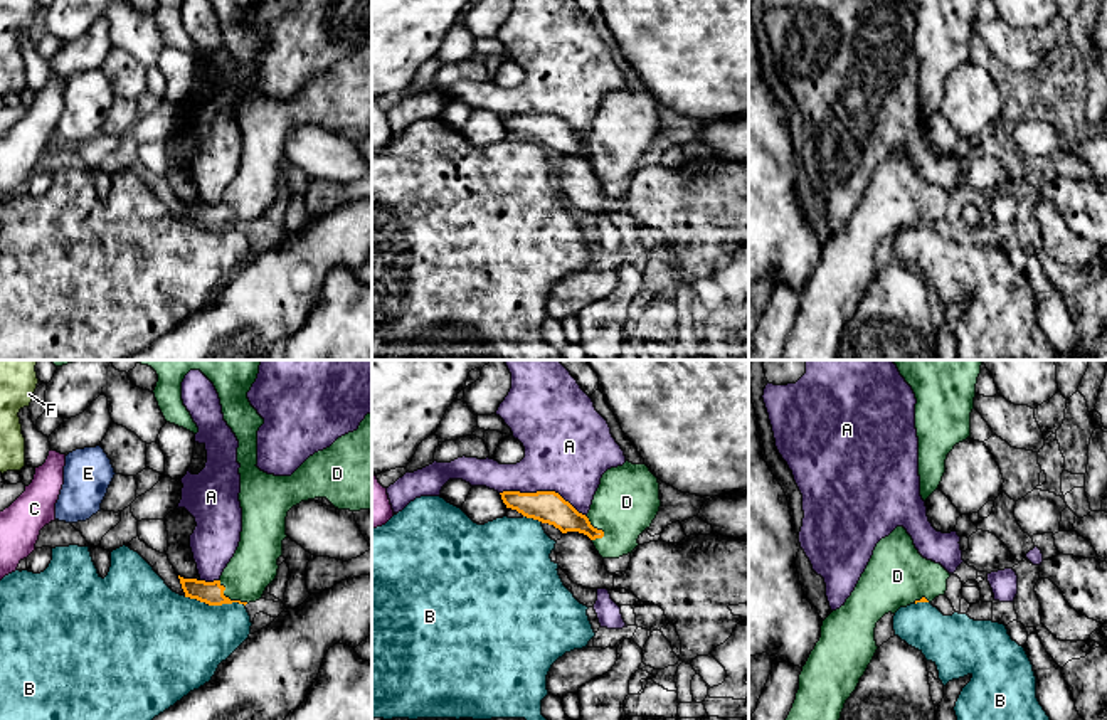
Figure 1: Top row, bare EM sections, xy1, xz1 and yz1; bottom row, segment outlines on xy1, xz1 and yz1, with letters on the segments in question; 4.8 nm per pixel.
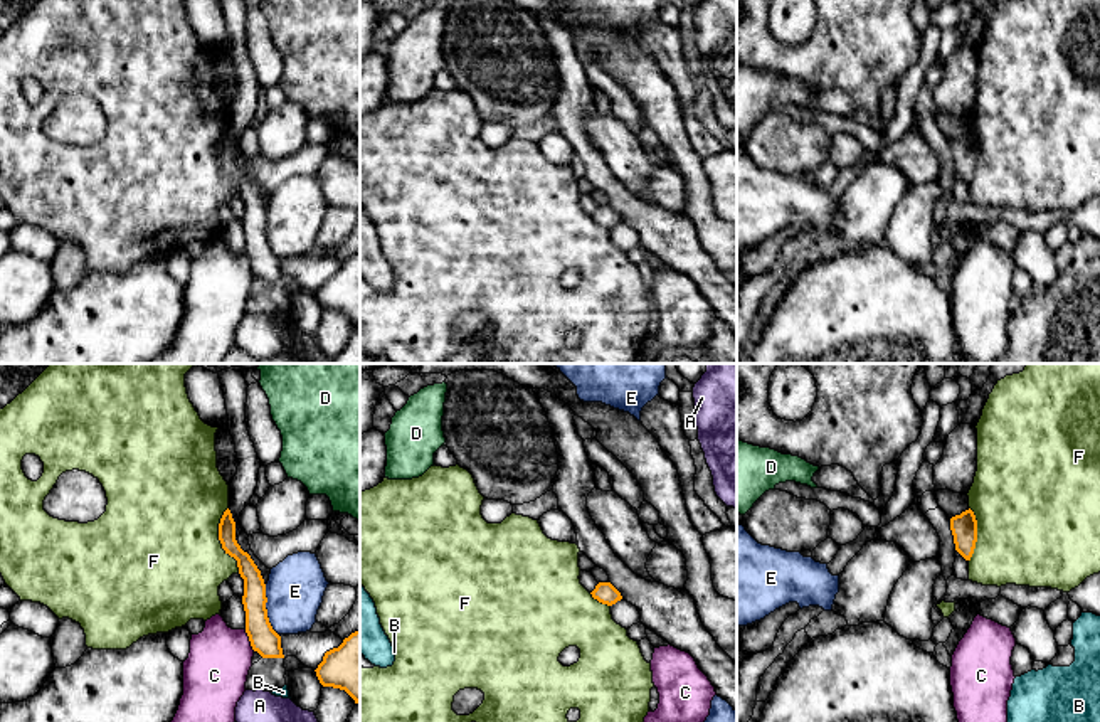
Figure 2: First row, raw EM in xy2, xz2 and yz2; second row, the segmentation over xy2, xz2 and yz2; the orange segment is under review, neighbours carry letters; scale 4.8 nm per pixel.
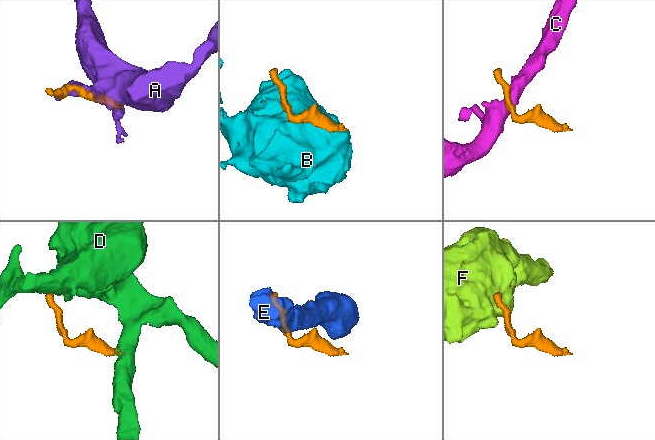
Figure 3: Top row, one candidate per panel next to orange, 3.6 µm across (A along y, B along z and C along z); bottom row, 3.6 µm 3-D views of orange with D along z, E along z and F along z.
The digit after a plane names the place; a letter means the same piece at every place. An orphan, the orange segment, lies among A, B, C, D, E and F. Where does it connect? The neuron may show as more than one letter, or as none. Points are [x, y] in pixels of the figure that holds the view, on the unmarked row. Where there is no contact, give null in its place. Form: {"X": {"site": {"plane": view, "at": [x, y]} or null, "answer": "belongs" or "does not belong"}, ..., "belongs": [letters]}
{"A": {"site": {"plane": "xz1", "at": [544, 115]}, "answer": "does not belong"}, "B": {"site": {"plane": "xy1", "at": [214, 227]}, "answer": "does not belong"}, "C": {"site": {"plane": "xy2", "at": [249, 263]}, "answer": "does not belong"}, "D": {"site": {"plane": "xy1", "at": [227, 221]}, "answer": "belongs"}, "E": {"site": {"plane": "xy2", "at": [266, 233]}, "answer": "does not belong"}, "F": {"site": {"plane": "xy2", "at": [219, 162]}, "answer": "does not belong"}, "belongs": ["D"]}

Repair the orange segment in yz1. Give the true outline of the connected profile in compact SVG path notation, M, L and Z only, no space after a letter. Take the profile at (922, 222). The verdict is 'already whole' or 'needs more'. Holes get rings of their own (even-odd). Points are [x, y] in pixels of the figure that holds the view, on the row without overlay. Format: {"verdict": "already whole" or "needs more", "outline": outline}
{"verdict": "needs more", "outline": "M903 150L882 161L846 225L833 234L821 249L821 261L799 298L799 313L779 360L838 360L846 323L856 313L878 269L877 246L888 236L917 225L932 225L947 214L951 197L924 182Z"}

